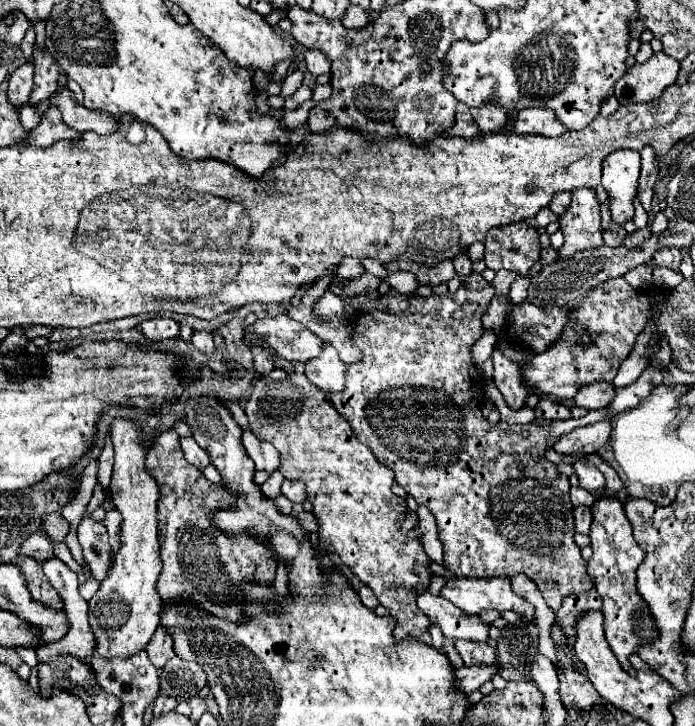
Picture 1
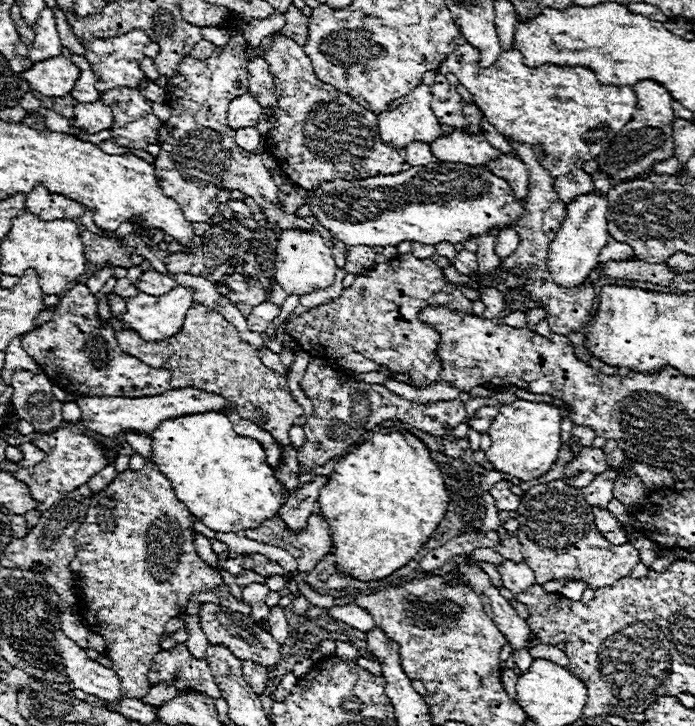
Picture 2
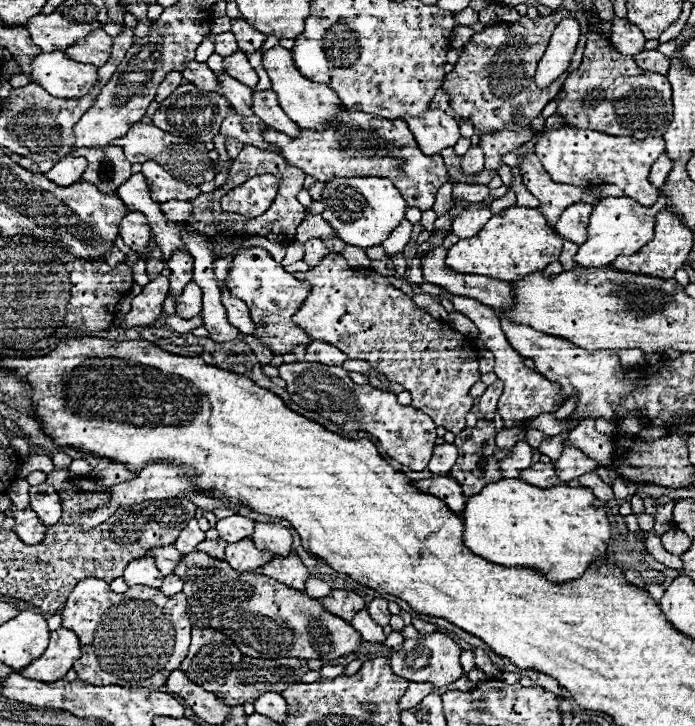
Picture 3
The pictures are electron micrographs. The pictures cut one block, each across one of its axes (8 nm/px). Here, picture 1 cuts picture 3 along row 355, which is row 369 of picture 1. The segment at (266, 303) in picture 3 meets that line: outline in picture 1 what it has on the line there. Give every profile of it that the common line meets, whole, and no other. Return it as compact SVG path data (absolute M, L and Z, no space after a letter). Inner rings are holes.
M282 368L272 370L270 374L254 380L252 394L246 402L246 414L250 430L280 452L280 472L290 480L302 480L308 490L308 498L314 504L314 514L320 520L320 546L328 552L336 552L342 556L342 562L376 594L378 602L390 610L390 614L396 618L398 626L394 630L396 640L402 640L404 636L414 636L416 640L430 644L430 620L418 610L416 606L416 594L424 592L430 582L430 558L424 554L418 532L402 534L400 526L406 512L406 502L392 494L394 476L392 470L378 462L374 452L362 444L348 422L334 410L334 406L326 400L324 392L316 388L314 384L308 384L308 378L304 374L288 374Z

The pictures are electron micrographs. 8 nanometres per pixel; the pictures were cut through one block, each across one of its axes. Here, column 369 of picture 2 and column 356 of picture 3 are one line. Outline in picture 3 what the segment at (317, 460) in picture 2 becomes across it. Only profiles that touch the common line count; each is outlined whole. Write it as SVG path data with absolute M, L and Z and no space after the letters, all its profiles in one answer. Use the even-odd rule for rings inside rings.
M292 362L282 364L280 378L286 382L290 398L304 410L312 410L322 418L334 422L344 432L354 432L364 426L364 432L380 442L384 452L396 462L420 472L428 466L432 448L436 446L436 424L422 410L398 404L396 394L382 392L370 384L354 384L348 370L342 366L320 366L320 362Z

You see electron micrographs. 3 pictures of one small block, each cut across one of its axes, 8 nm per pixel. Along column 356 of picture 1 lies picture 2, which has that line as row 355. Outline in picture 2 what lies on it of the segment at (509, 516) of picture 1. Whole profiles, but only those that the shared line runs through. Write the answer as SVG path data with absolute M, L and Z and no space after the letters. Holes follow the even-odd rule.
M400 254L388 260L386 264L374 264L364 276L362 274L356 276L354 284L350 288L344 288L336 300L316 306L300 314L298 318L286 322L284 330L288 336L292 336L298 342L298 346L304 352L312 354L314 358L344 358L350 352L358 352L378 362L380 366L388 368L390 372L408 374L412 386L426 388L440 382L440 370L442 370L442 360L436 356L440 346L440 334L434 326L418 318L418 312L426 306L446 306L450 310L460 310L460 312L466 310L468 314L474 314L472 300L468 300L456 284L444 280L442 268L436 262L432 262L430 258L420 260L414 254Z

